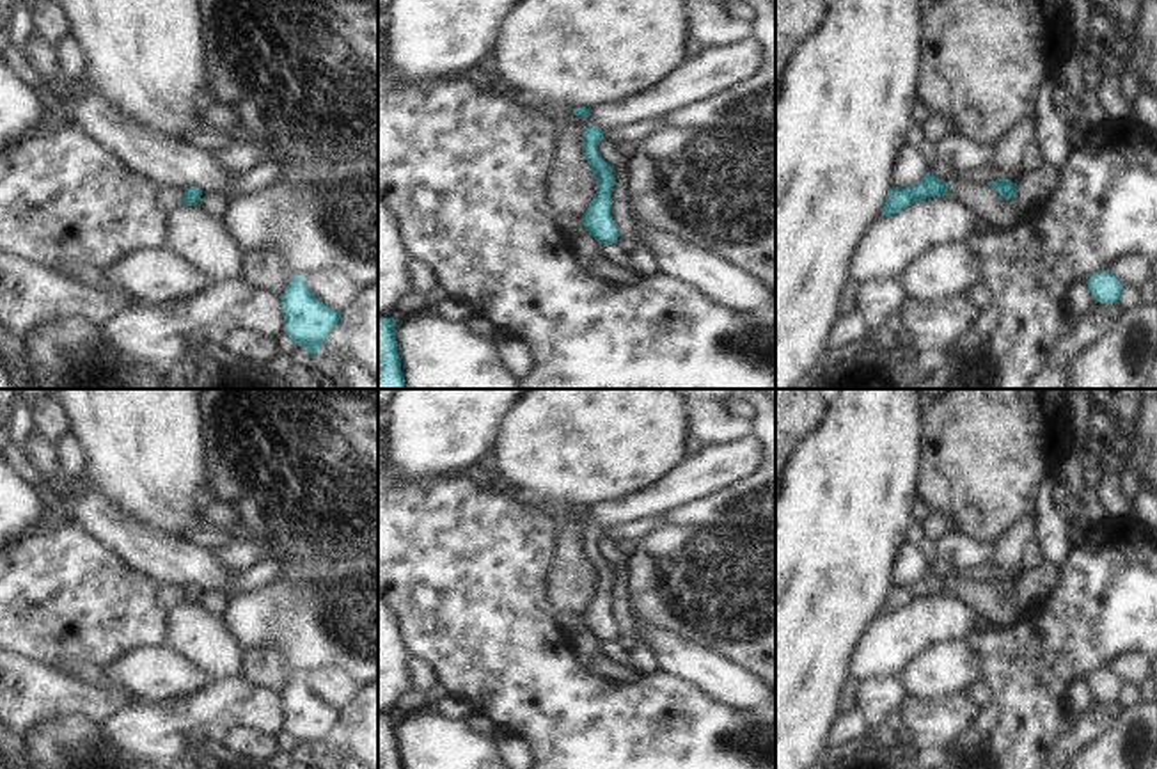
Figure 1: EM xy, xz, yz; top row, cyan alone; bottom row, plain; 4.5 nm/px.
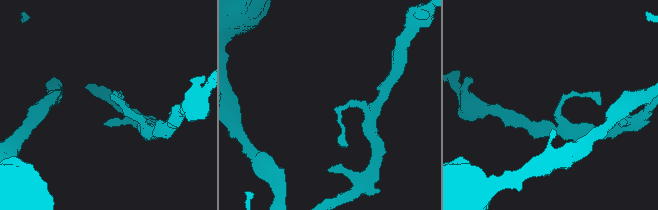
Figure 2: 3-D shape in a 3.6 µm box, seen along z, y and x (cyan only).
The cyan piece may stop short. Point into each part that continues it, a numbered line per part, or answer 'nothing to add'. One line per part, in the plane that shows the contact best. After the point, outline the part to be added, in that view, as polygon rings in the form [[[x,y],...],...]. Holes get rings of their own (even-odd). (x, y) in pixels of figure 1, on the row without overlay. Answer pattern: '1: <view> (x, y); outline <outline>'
nothing to add

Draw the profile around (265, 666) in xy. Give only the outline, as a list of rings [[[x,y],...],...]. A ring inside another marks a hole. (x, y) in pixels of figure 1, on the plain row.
[[[272,646],[248,648],[241,655],[240,675],[248,682],[280,694],[296,671],[286,657]]]

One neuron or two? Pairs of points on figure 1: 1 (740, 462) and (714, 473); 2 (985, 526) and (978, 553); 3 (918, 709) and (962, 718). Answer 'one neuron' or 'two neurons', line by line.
1: one neuron
2: two neurons
3: one neuron

